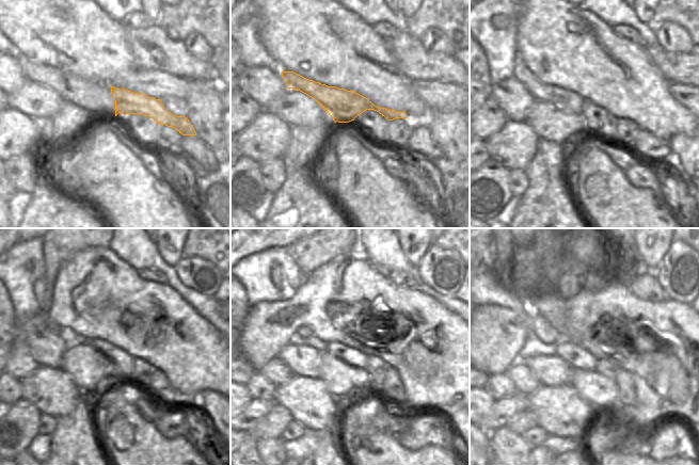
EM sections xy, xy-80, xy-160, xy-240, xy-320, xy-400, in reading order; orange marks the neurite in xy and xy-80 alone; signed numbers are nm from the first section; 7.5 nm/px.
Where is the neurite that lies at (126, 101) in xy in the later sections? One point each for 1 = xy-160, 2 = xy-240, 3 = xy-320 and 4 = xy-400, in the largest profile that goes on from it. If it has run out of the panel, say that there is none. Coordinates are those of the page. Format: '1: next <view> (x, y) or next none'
1: next xy-160 (568, 100)
2: next xy-240 (43, 291)
3: next xy-320 (276, 277)
4: next xy-400 (520, 284)

